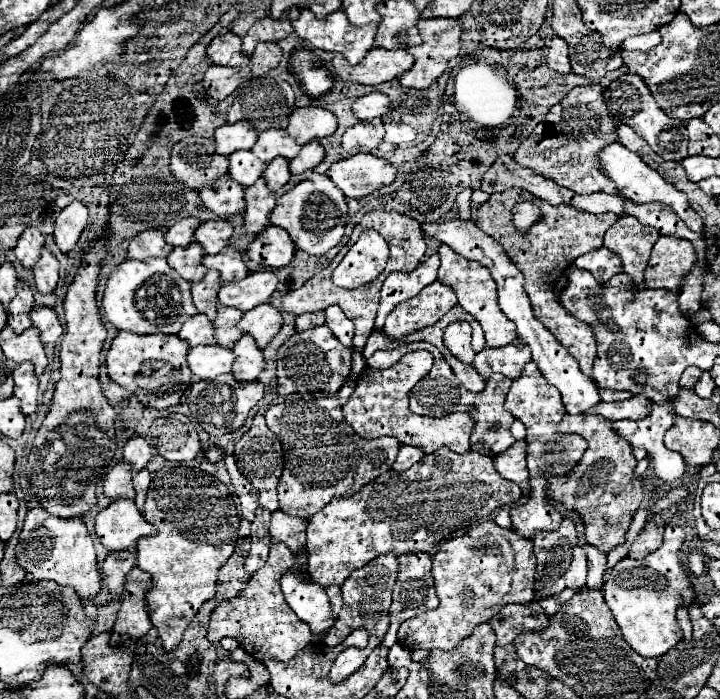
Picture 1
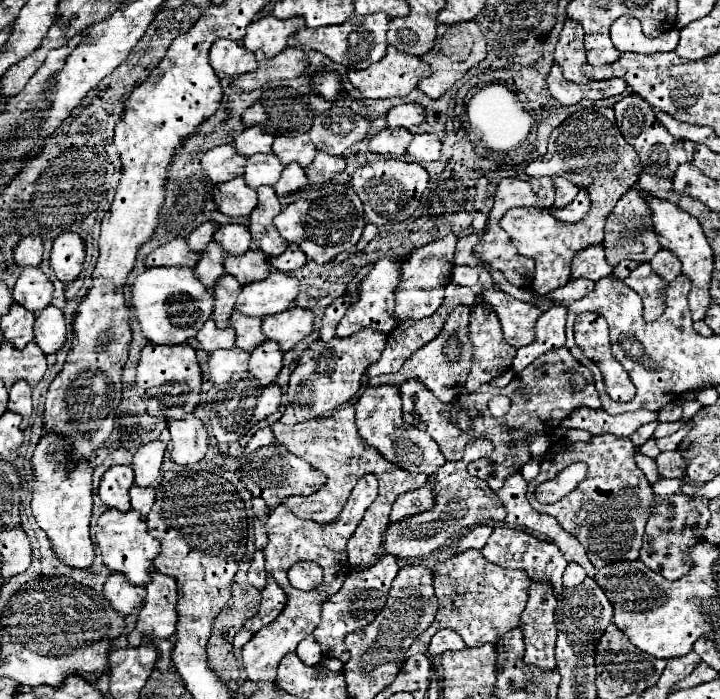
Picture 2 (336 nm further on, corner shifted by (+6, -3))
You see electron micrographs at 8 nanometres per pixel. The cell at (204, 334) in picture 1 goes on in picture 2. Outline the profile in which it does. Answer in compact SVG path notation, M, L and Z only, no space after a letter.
M210 318L204 328L196 334L196 340L200 342L200 348L210 354L218 348L234 348L234 330L232 328L224 328L220 330L216 326L216 322Z

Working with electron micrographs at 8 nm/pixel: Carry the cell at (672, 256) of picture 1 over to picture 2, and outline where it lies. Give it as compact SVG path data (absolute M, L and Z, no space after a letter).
M640 264L630 272L630 276L624 278L624 284L632 290L636 290L642 300L644 300L644 318L646 320L656 320L660 312L664 310L664 298L666 298L666 280L658 276L652 266Z

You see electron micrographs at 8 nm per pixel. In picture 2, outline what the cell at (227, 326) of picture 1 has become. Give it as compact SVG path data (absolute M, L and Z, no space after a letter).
M234 310L230 316L230 326L236 330L236 348L252 352L254 346L262 344L266 336L262 334L260 324L262 324L262 318L252 318Z

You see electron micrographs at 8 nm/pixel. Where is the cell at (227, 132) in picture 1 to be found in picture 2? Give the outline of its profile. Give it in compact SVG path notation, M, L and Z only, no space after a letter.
M250 126L234 138L234 148L242 156L252 156L258 152L272 152L272 136L262 126Z

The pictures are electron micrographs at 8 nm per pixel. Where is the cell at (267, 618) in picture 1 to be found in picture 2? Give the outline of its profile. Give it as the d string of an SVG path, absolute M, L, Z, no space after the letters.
M268 574L266 586L262 590L262 606L260 606L260 612L244 624L244 630L258 632L262 626L266 626L272 620L276 620L276 616L282 612L284 606L286 606L286 592L282 592L282 588L276 584L276 580Z

